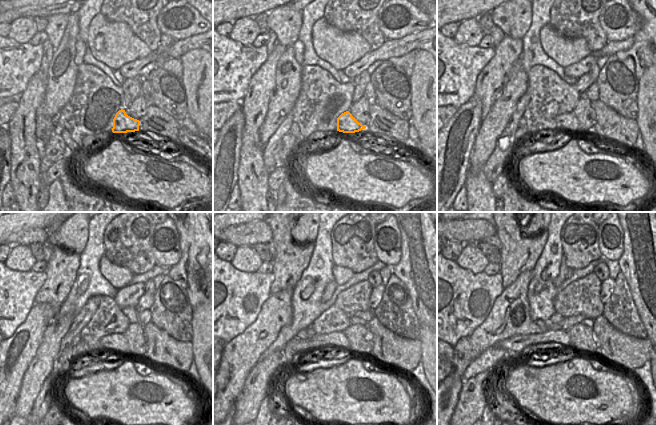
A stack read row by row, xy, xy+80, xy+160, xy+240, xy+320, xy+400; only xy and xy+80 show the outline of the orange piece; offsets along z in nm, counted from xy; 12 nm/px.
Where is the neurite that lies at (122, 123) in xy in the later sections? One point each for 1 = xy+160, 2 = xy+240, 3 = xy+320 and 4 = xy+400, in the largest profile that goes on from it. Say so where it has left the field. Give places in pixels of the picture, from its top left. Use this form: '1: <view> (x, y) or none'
1: xy+160 (567, 121)
2: xy+240 (117, 342)
3: xy+320 (335, 339)
4: xy+400 (514, 345)

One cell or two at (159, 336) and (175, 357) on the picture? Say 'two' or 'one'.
one

